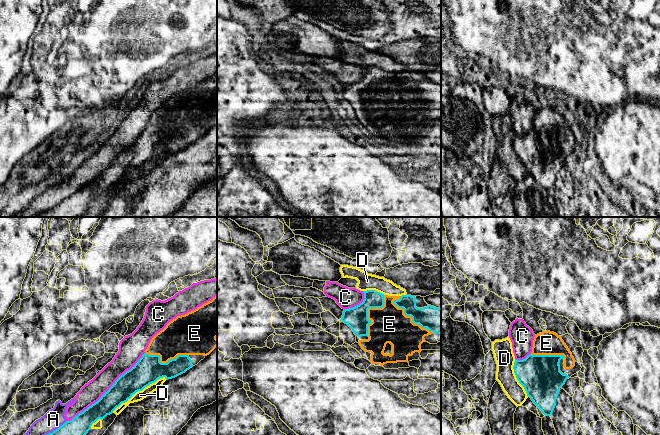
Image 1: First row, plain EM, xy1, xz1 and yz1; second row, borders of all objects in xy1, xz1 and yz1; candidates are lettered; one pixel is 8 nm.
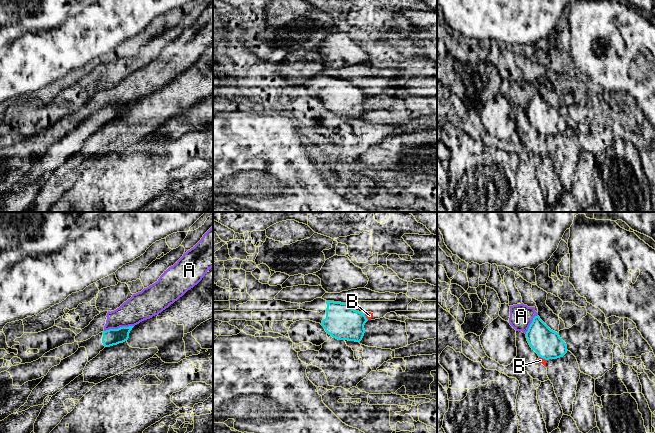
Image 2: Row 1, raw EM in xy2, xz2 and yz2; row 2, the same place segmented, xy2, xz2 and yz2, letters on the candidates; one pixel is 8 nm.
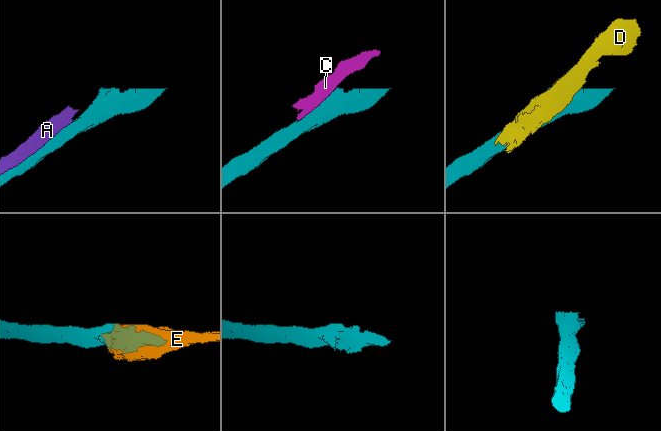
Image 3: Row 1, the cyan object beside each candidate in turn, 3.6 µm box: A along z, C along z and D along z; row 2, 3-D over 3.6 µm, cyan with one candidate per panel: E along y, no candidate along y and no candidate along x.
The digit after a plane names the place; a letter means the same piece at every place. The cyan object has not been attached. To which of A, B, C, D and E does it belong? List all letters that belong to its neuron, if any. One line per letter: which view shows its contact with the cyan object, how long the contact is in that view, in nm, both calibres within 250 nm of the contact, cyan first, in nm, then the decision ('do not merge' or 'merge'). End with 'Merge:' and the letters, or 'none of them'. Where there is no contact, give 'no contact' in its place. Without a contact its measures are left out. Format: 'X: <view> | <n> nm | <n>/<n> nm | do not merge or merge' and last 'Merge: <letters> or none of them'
A: xy2 | 240 nm | 130/220 nm | do not merge
B: yz2 | 70 nm | 220/50 nm | do not merge
C: xy1 | 850 nm | 190/160 nm | do not merge
D: xy1 | 500 nm | 220/80 nm | do not merge
E: xz1 | 440 nm | 200/280 nm | merge
Merge: E

